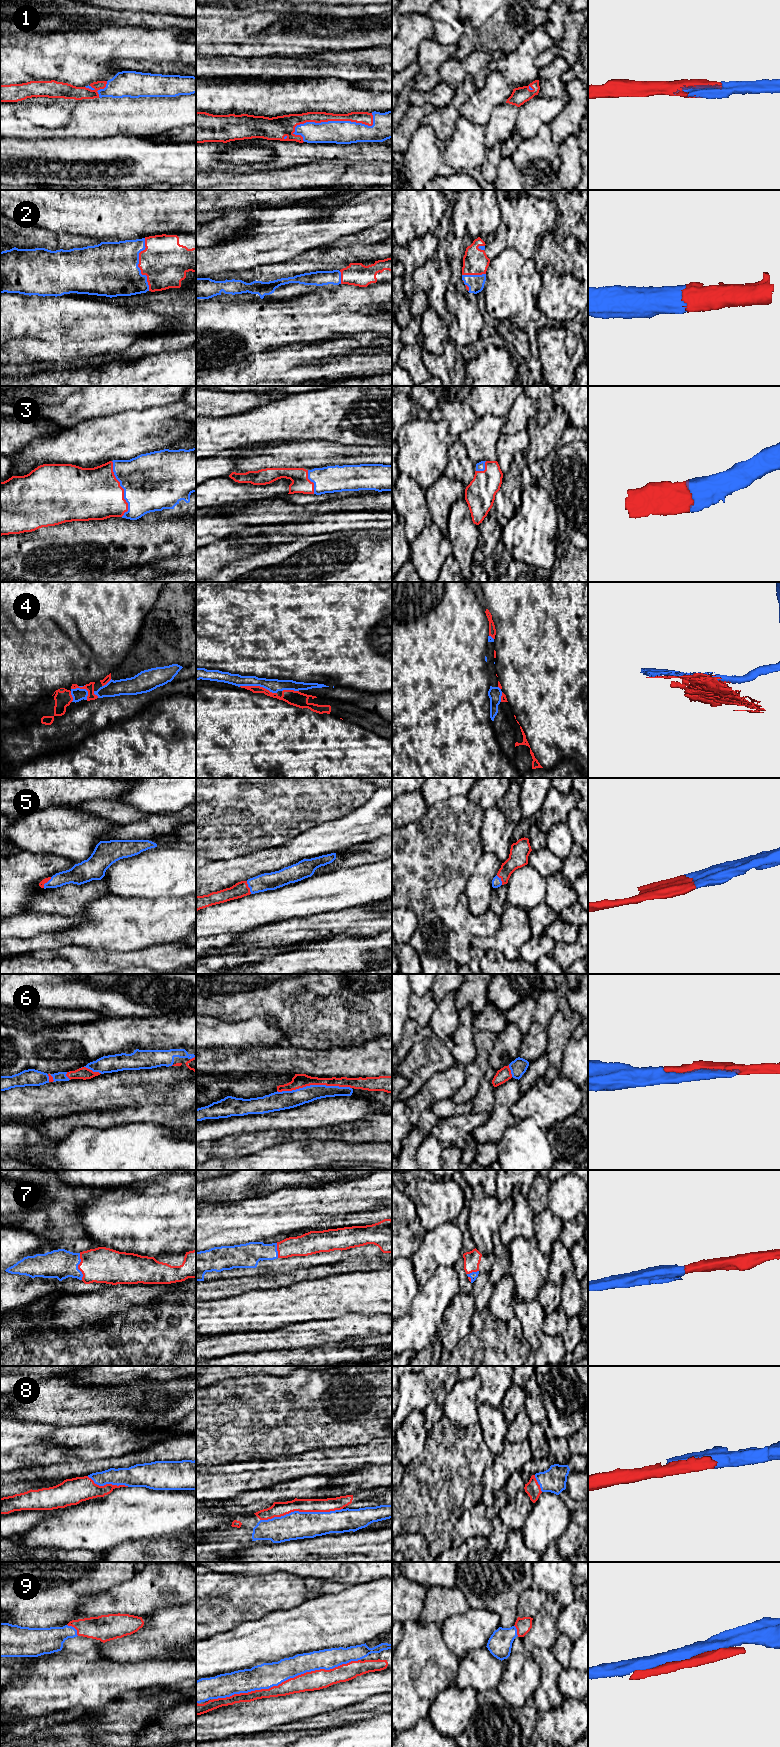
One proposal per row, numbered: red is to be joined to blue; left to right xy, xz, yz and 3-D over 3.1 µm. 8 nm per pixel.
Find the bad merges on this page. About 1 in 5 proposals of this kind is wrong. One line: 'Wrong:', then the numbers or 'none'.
Wrong: none

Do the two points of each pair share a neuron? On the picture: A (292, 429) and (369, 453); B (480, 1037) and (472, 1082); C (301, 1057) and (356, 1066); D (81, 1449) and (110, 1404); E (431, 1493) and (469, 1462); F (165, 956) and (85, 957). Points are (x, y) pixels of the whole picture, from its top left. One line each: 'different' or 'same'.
A: different
B: same
C: same
D: different
E: same
F: same

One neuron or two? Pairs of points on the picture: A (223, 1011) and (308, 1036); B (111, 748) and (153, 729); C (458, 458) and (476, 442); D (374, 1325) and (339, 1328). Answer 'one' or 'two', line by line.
A: one
B: one
C: two
D: one

